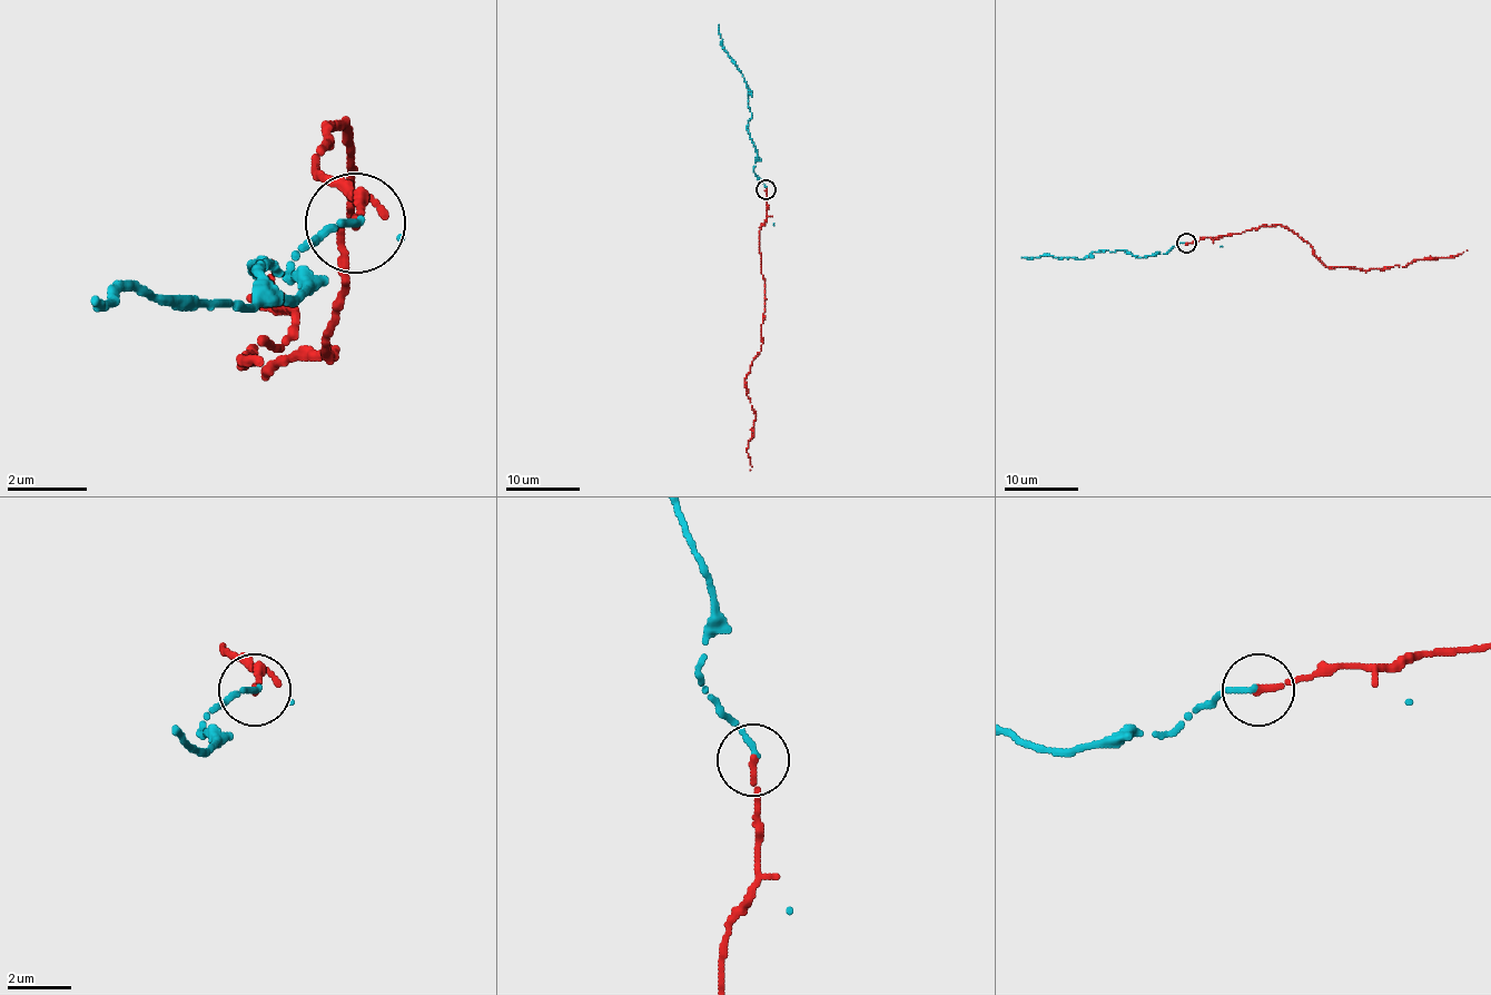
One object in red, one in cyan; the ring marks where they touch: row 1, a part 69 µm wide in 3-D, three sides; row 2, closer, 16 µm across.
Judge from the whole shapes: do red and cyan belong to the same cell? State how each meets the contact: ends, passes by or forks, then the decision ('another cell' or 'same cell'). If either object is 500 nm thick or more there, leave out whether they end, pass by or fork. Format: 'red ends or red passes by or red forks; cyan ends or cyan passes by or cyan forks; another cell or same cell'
red ends; cyan ends; same cell

